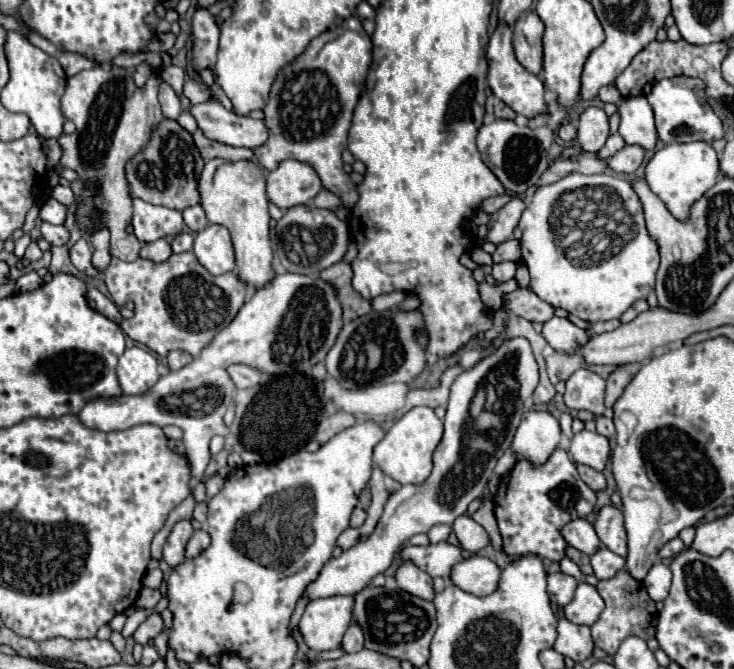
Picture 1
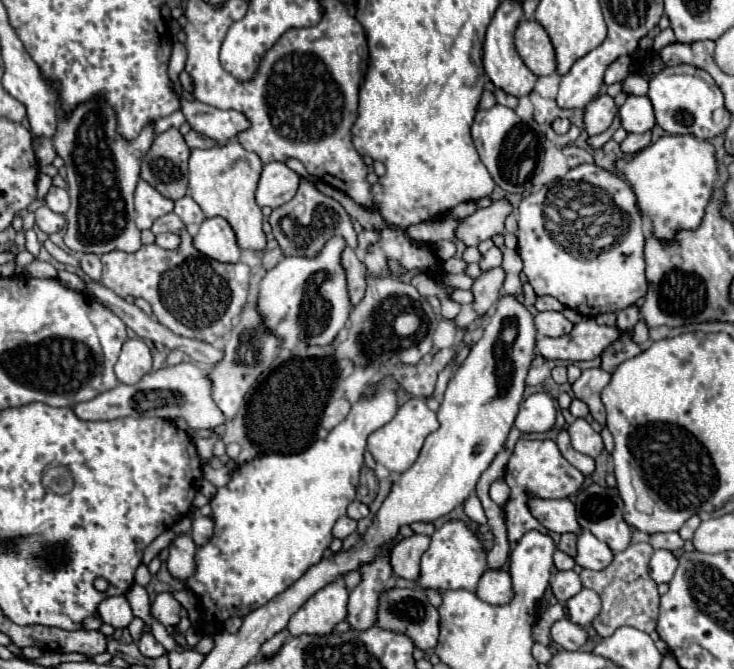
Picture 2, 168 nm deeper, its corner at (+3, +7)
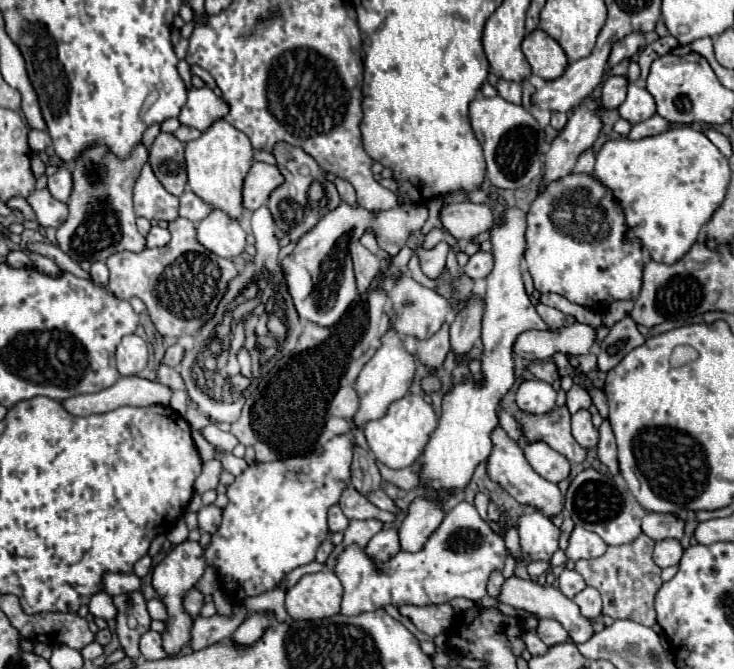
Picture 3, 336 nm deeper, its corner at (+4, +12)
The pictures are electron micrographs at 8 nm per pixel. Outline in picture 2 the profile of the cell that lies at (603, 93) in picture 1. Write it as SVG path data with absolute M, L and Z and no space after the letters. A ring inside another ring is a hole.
M622 55L618 57L618 61L614 61L608 69L606 69L606 75L604 75L604 83L606 85L612 85L616 81L624 81L628 77L628 67L630 67L632 59L630 55Z

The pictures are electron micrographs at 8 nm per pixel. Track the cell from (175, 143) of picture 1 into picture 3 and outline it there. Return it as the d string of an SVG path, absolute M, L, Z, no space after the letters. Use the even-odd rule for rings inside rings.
M161 132L151 144L151 152L149 152L149 164L157 180L173 196L181 196L187 184L183 154L185 154L185 146L169 132Z

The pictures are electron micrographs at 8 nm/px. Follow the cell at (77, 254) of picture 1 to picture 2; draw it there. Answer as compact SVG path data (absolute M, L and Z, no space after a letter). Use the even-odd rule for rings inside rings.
M80 255L80 263L82 263L82 271L84 271L90 279L100 281L100 277L102 277L100 257L96 257L96 255Z

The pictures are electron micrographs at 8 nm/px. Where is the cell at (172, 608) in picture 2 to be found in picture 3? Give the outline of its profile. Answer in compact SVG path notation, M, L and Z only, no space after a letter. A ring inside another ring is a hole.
M191 588L191 590L183 596L183 608L185 608L185 612L187 612L191 618L197 618L201 606L203 606L203 594L201 594L199 590Z

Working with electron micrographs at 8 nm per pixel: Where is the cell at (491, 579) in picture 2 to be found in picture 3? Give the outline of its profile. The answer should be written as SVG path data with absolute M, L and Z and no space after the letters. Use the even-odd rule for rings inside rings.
M511 576L503 582L501 590L499 590L499 596L497 596L497 602L501 604L509 604L517 610L527 610L527 612L533 612L537 618L555 618L557 622L561 622L565 626L565 630L569 632L571 640L575 644L581 644L585 640L589 640L589 636L593 636L593 630L591 630L591 620L581 616L579 608L573 604L573 600L569 600L567 596L561 594L559 588L549 588L549 586L539 586L537 582L531 582L531 580L523 580L523 578L517 578L517 576Z

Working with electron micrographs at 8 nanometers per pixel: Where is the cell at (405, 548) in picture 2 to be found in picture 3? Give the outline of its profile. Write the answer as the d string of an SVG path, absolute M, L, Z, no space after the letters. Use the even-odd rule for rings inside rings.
M415 498L399 528L401 550L405 550L405 552L423 550L429 536L439 528L443 516L445 514L443 514L439 502L433 502L427 498Z

